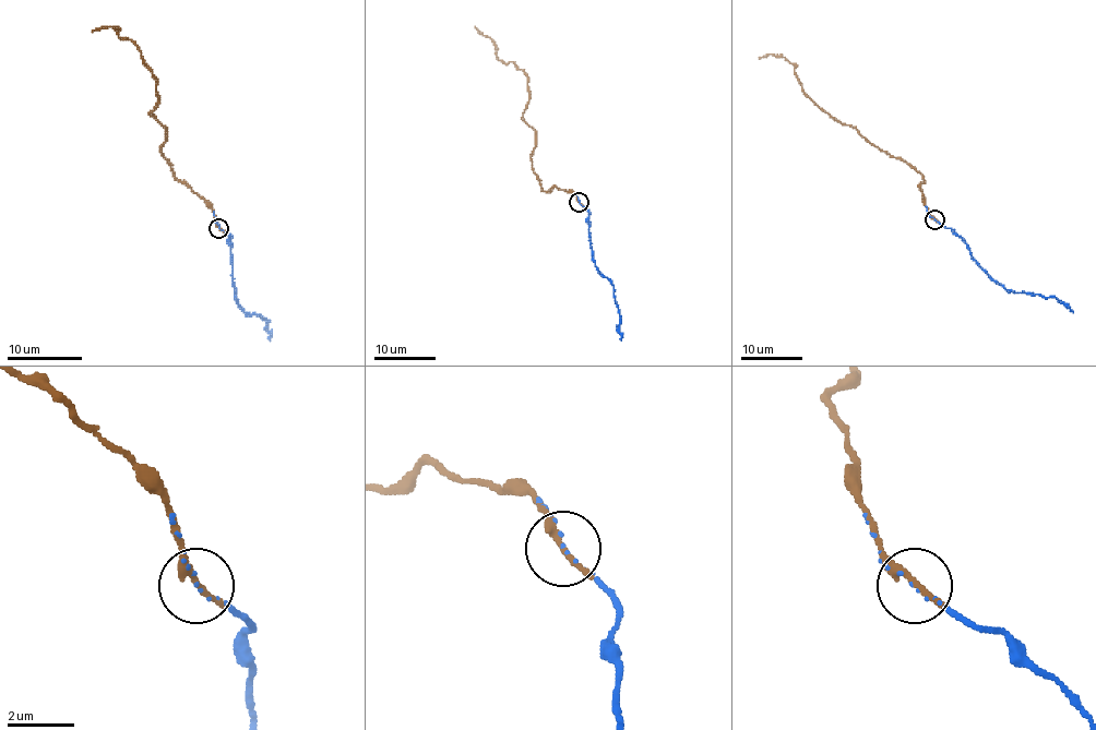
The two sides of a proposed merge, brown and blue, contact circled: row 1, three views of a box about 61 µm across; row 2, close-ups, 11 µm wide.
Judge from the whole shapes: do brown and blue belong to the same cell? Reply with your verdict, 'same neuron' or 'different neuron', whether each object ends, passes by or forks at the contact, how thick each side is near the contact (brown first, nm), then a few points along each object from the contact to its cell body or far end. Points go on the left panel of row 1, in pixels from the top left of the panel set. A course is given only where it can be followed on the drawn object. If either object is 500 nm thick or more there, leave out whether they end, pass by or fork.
same neuron | brown passes by | blue ends | 200/50 nm | brown via (219, 228), (162, 155), (165, 128), (150, 112), (156, 76), (141, 50), (110, 26), (92, 32) | blue via (219, 228), (230, 238), (233, 285), (238, 304), (246, 312), (267, 322), (270, 340)

